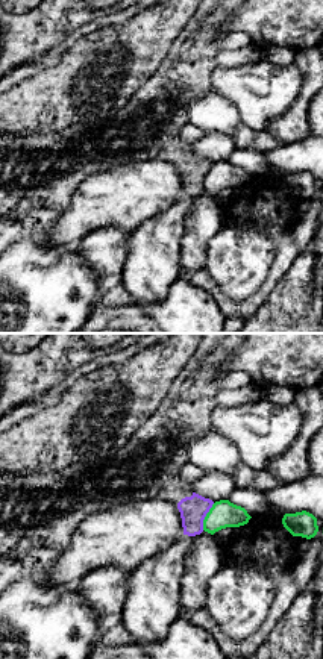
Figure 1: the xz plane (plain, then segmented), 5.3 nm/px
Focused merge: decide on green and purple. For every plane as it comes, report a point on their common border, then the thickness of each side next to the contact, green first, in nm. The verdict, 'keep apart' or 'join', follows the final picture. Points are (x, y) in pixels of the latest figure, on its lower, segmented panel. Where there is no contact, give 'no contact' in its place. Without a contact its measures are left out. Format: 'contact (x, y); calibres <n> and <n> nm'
contact (205, 517); calibres 150 and 150 nm

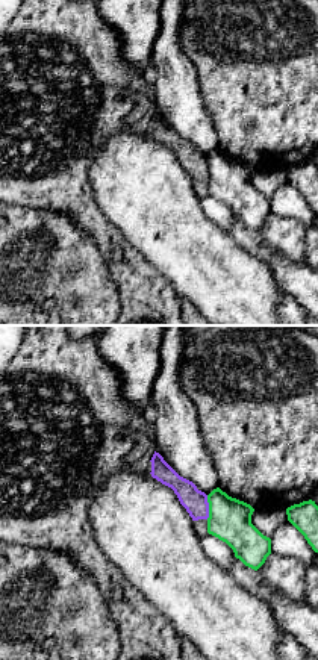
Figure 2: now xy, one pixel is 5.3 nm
contact (209, 507); calibres 220 and 130 nm

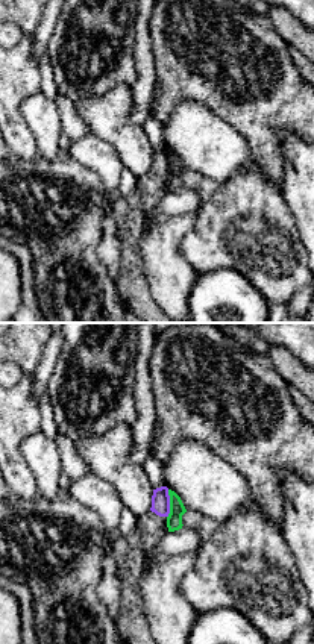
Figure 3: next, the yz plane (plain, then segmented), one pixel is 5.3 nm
contact (170, 503); calibres 80 and 100 nm

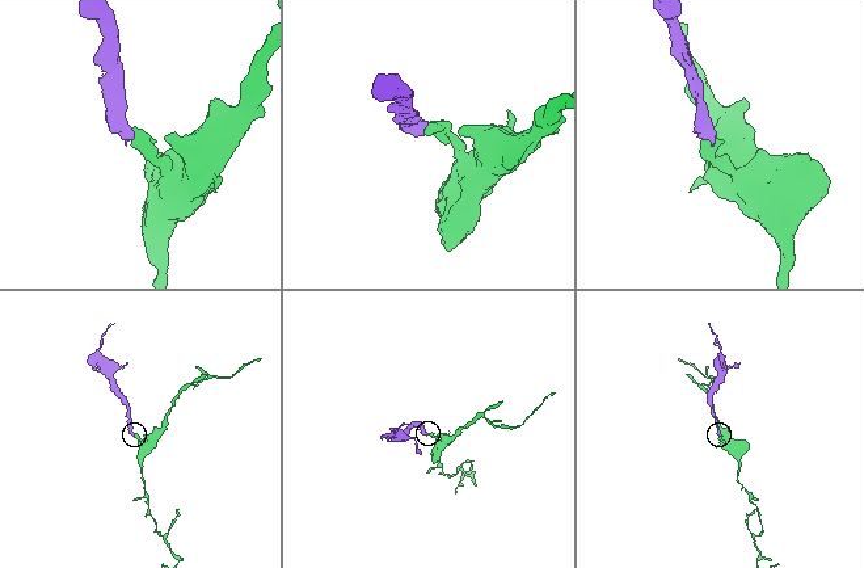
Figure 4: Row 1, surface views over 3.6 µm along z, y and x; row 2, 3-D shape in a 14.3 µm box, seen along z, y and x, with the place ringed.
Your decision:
keep apart

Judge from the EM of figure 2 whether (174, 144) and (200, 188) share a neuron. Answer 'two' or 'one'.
one

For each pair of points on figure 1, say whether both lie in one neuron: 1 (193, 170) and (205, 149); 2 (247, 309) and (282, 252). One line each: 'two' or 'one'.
1: two
2: one

